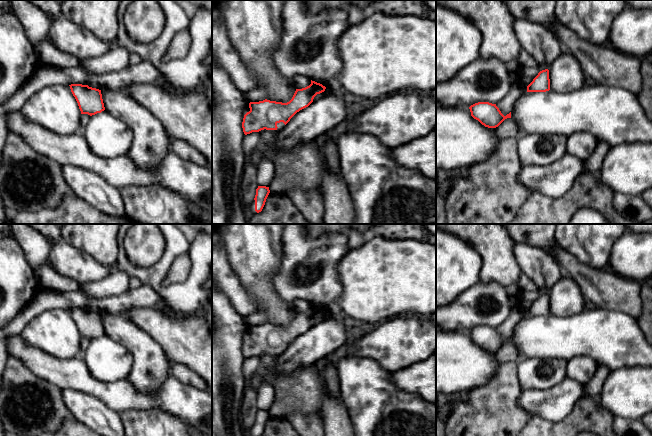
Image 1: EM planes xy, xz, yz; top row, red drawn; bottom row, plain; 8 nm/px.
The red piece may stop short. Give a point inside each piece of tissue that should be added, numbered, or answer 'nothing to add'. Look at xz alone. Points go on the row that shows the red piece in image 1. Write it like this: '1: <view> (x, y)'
nothing to add

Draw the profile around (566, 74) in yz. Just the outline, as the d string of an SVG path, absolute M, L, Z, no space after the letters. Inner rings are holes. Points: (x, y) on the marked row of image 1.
M563 53L548 68L550 90L558 93L569 93L585 85L585 74L578 59Z

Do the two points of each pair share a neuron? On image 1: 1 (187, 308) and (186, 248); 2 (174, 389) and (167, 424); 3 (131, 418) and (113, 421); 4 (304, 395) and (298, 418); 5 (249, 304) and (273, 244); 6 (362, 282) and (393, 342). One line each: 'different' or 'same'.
1: same
2: different
3: different
4: different
5: different
6: different

